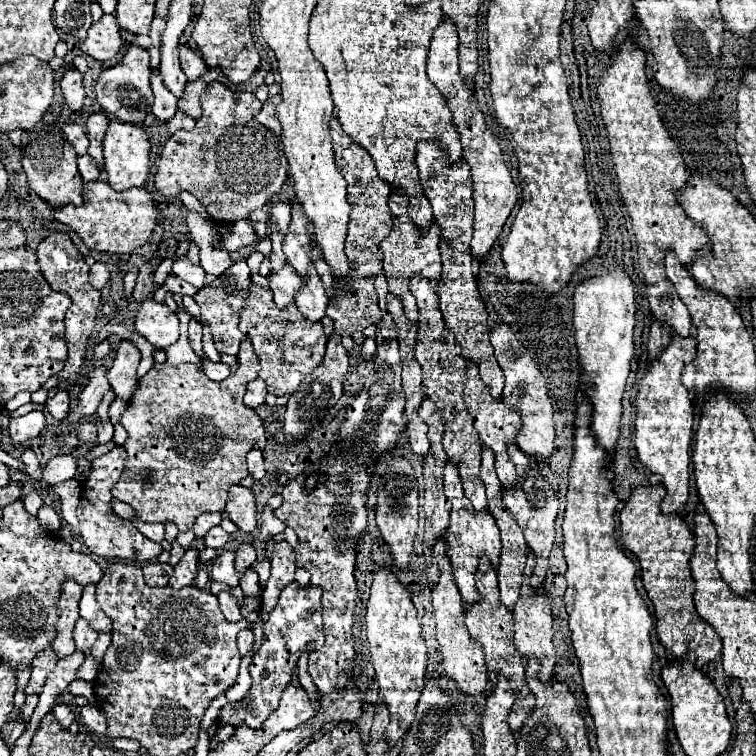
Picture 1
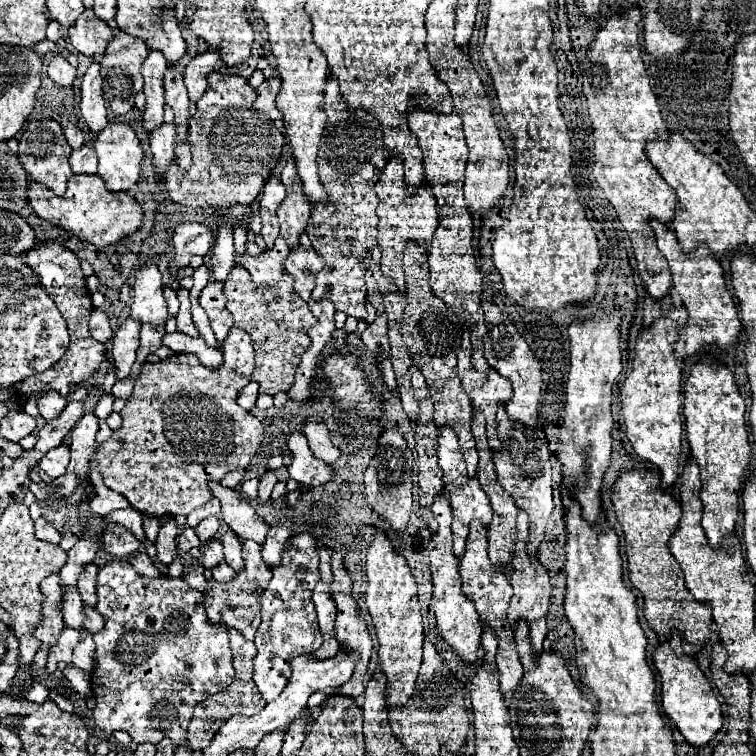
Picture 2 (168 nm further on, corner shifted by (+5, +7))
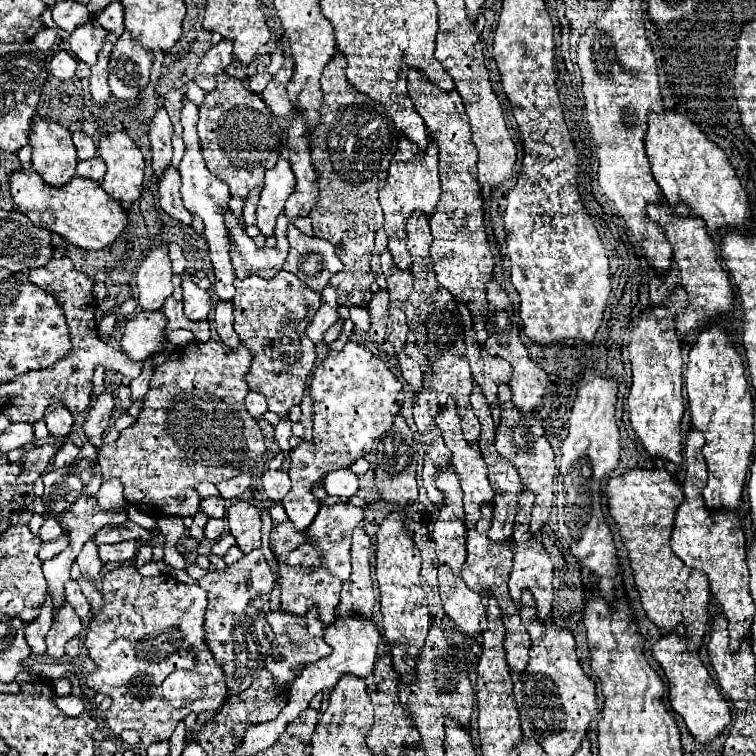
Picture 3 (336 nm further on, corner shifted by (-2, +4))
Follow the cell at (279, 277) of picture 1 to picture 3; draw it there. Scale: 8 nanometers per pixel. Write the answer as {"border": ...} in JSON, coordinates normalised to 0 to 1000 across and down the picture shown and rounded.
{"border":[[[302,276],[296,279],[296,290],[299,290],[299,303],[302,311],[307,316],[304,324],[304,343],[307,343],[307,353],[315,369],[323,369],[328,364],[341,364],[347,369],[360,369],[370,356],[373,348],[378,343],[378,332],[381,332],[381,319],[378,319],[378,300],[384,295],[384,290],[370,282],[368,295],[365,295],[365,316],[368,316],[368,327],[365,329],[354,329],[354,327],[341,327],[336,321],[333,313],[328,313],[315,290],[310,287],[310,282]]]}

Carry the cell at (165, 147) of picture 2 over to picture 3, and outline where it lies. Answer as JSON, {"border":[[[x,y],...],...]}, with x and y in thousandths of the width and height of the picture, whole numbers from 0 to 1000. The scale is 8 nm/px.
{"border":[[[225,218],[217,226],[217,234],[212,237],[212,274],[230,290],[241,292],[243,298],[254,298],[254,284],[246,279],[241,271],[241,258],[238,258],[238,229]]]}

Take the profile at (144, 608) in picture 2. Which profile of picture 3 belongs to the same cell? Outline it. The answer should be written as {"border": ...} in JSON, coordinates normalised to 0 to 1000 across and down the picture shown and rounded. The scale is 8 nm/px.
{"border":[[[159,747],[132,766],[130,782],[138,798],[132,811],[122,816],[111,848],[127,885],[114,896],[114,906],[148,922],[140,951],[153,972],[177,964],[185,970],[188,983],[201,985],[225,978],[233,956],[249,943],[262,946],[265,940],[291,935],[296,927],[296,888],[286,882],[286,874],[275,866],[275,856],[270,856],[270,808],[275,790],[265,774],[238,771],[228,761],[188,763],[177,747]]]}

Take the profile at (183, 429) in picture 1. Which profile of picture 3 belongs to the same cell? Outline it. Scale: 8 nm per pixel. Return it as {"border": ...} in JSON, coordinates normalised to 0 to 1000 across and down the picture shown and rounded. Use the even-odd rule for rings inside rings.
{"border":[[[278,448],[272,454],[265,454],[265,451],[254,451],[249,456],[241,456],[241,459],[233,459],[230,467],[222,470],[222,475],[206,485],[201,501],[198,501],[198,517],[190,522],[188,528],[188,544],[180,554],[177,562],[172,562],[169,567],[164,567],[159,573],[159,581],[153,586],[140,586],[135,591],[135,602],[130,604],[130,615],[135,620],[135,628],[138,634],[159,634],[164,639],[164,657],[169,660],[169,665],[180,668],[188,679],[204,684],[204,687],[212,687],[212,684],[222,684],[222,681],[230,681],[230,684],[254,684],[265,668],[265,657],[262,652],[257,649],[257,639],[262,636],[278,636],[278,639],[291,639],[296,634],[307,634],[323,623],[328,623],[339,607],[352,597],[349,591],[349,578],[347,578],[347,570],[339,560],[339,554],[333,554],[323,538],[323,525],[328,522],[328,509],[323,507],[323,496],[328,493],[328,485],[331,485],[331,478],[333,478],[333,470],[328,462],[323,462],[323,456],[317,456],[315,464],[302,464],[302,459],[294,456],[294,451],[286,451],[286,448]],[[235,655],[243,655],[243,663],[235,660]]]}

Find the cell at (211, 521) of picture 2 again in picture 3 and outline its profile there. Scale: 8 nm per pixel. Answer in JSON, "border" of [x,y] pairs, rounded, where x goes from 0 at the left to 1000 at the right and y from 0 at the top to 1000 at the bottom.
{"border":[[[278,687],[278,689],[272,692],[272,700],[270,700],[272,713],[278,713],[278,716],[291,713],[291,710],[296,708],[296,697],[299,697],[299,692],[296,692],[294,687]]]}

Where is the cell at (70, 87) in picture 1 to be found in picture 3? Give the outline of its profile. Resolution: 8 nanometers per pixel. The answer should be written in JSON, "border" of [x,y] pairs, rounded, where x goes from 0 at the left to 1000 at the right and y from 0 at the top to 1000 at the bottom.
{"border":[[[77,67],[66,78],[66,94],[69,94],[69,99],[77,102],[77,104],[82,104],[82,107],[98,102],[101,86],[103,86],[101,78],[93,70],[87,70],[87,67]]]}

